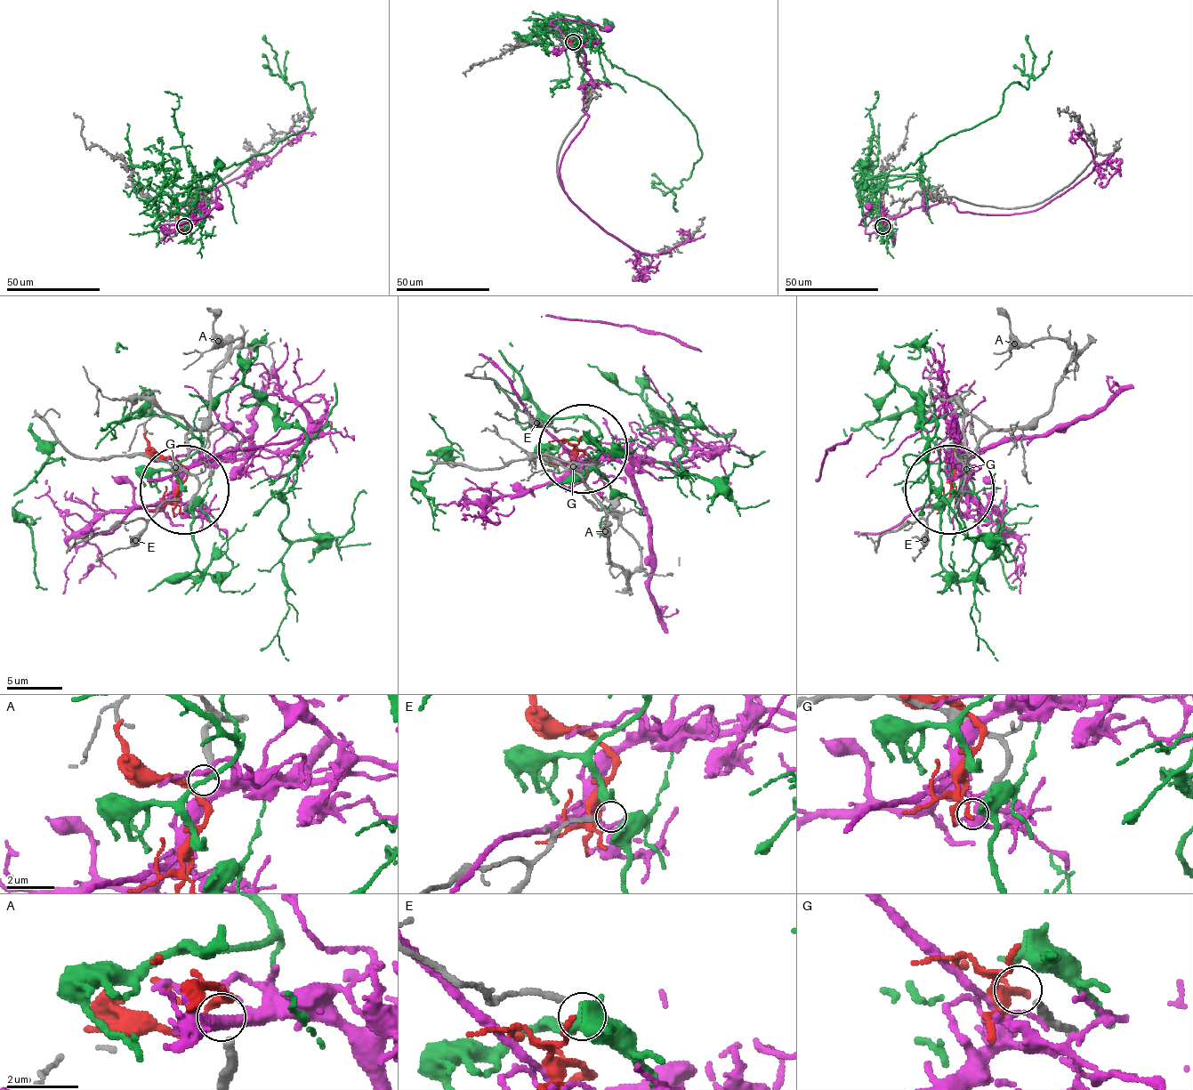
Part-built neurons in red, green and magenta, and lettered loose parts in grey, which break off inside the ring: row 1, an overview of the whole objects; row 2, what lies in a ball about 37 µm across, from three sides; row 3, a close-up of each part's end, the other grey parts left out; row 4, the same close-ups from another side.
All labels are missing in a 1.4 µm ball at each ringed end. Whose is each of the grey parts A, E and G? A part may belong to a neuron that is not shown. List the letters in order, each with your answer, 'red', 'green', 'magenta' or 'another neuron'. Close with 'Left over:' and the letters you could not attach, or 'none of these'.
A: another neuron
E: green
G: another neuron
Left over: A, G

